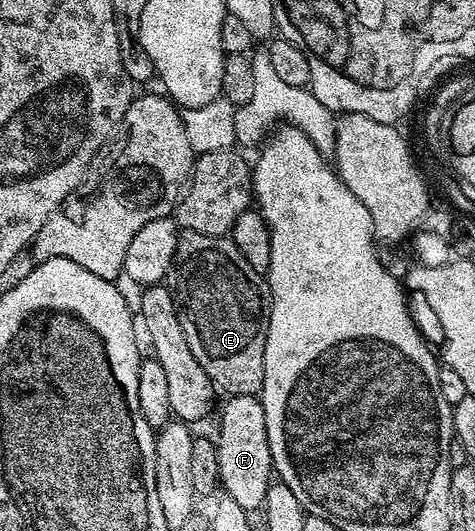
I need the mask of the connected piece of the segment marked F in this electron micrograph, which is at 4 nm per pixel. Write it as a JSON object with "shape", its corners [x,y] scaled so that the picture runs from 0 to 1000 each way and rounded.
{"shape":[[[493,744],[463,772],[463,819],[453,819],[459,851],[459,889],[469,928],[484,932],[495,947],[505,949],[520,964],[545,962],[560,942],[560,927],[577,906],[568,836],[560,821],[560,783],[541,744]]]}

